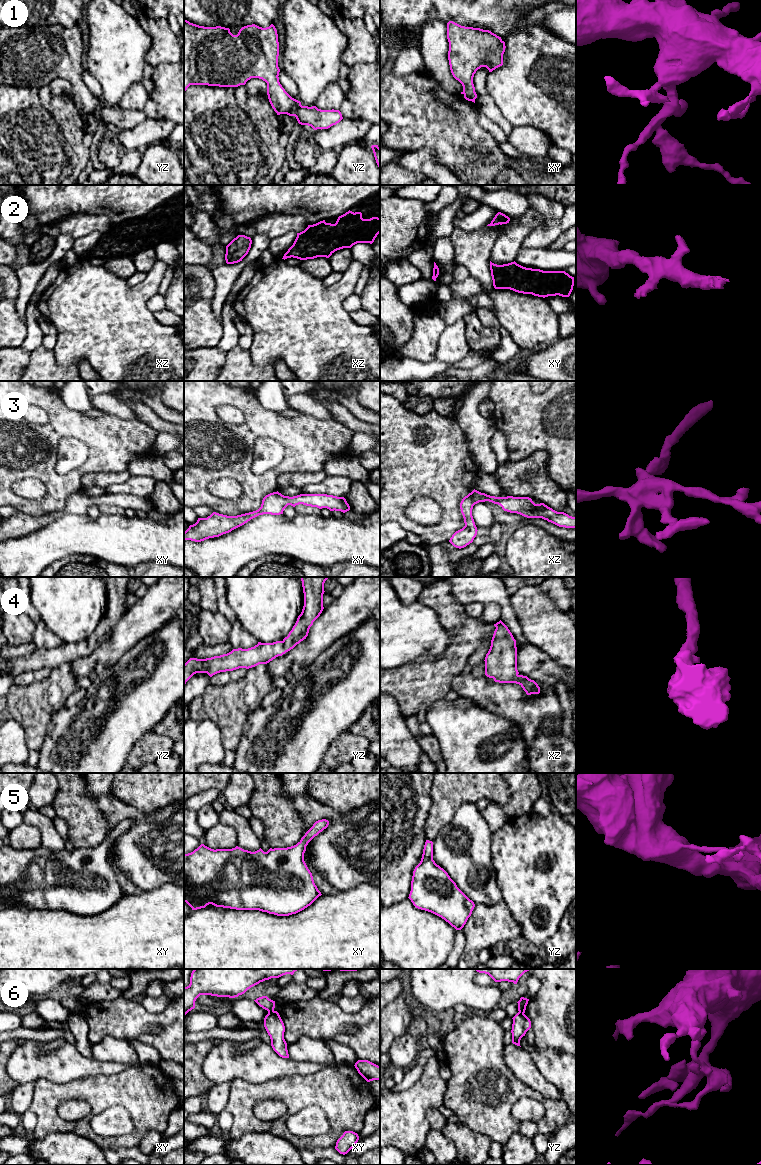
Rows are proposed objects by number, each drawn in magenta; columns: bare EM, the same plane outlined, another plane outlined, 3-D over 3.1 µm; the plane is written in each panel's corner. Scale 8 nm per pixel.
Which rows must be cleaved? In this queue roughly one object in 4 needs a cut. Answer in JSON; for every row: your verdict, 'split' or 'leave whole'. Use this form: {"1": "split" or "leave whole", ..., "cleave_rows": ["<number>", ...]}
{"1": "leave whole", "2": "leave whole", "3": "leave whole", "4": "leave whole", "5": "leave whole", "6": "split", "cleave_rows": ["6"]}

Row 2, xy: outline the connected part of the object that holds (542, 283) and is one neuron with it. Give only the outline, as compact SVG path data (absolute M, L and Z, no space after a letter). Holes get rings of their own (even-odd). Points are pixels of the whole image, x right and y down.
M490 261L490 270L495 289L510 289L545 298L556 295L569 297L574 286L574 277L565 271L526 268L515 261L503 265Z

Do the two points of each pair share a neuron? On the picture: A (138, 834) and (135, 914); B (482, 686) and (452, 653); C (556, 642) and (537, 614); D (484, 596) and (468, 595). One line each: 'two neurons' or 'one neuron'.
A: two neurons
B: two neurons
C: one neuron
D: one neuron

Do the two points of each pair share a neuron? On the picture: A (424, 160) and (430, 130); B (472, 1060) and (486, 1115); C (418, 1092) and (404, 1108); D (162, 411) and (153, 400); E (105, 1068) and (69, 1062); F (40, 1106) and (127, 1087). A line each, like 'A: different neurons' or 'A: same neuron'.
A: different neurons
B: same neuron
C: same neuron
D: same neuron
E: same neuron
F: same neuron

